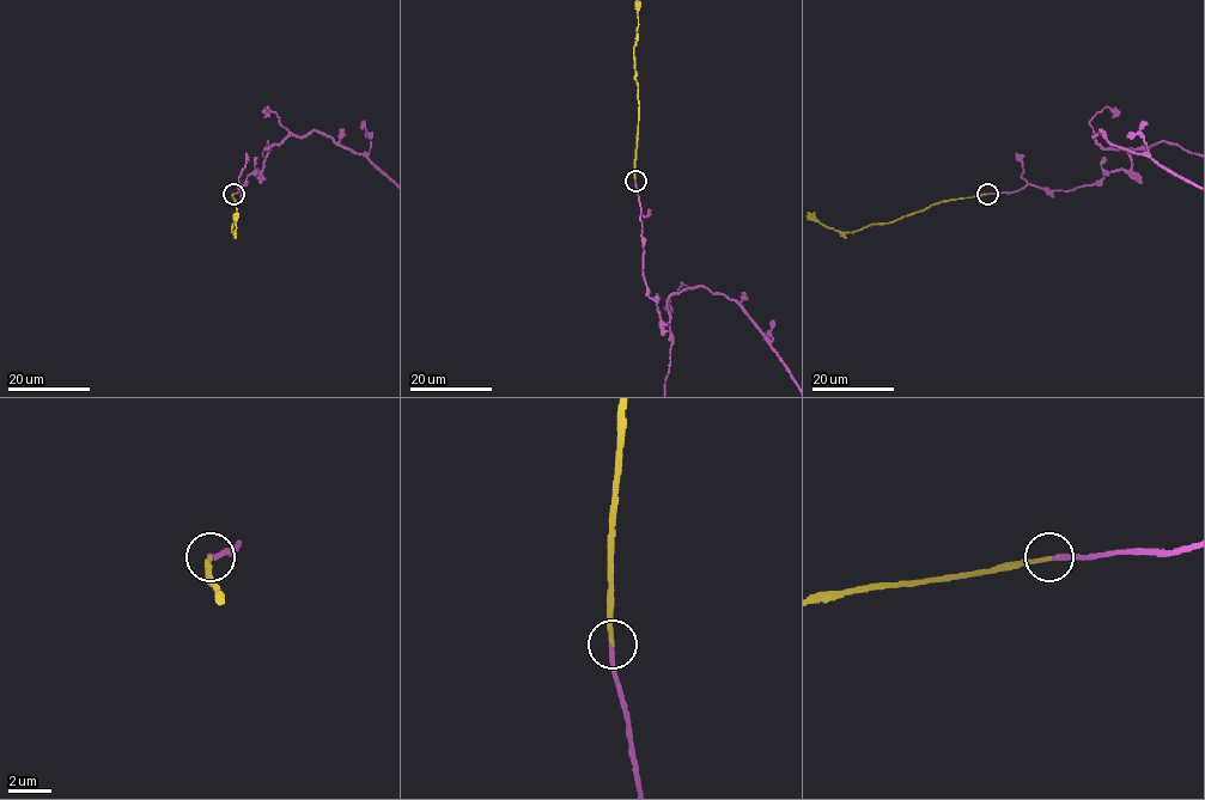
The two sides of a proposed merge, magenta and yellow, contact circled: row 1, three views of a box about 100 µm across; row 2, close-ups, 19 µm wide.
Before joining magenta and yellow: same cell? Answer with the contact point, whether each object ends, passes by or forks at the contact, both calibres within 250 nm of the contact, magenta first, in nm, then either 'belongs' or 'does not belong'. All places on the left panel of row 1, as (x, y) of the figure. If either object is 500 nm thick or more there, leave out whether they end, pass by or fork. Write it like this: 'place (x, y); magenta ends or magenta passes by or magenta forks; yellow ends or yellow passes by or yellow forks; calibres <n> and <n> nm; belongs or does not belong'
place (233, 194); magenta ends; yellow ends; calibres 240 and 190 nm; belongs

